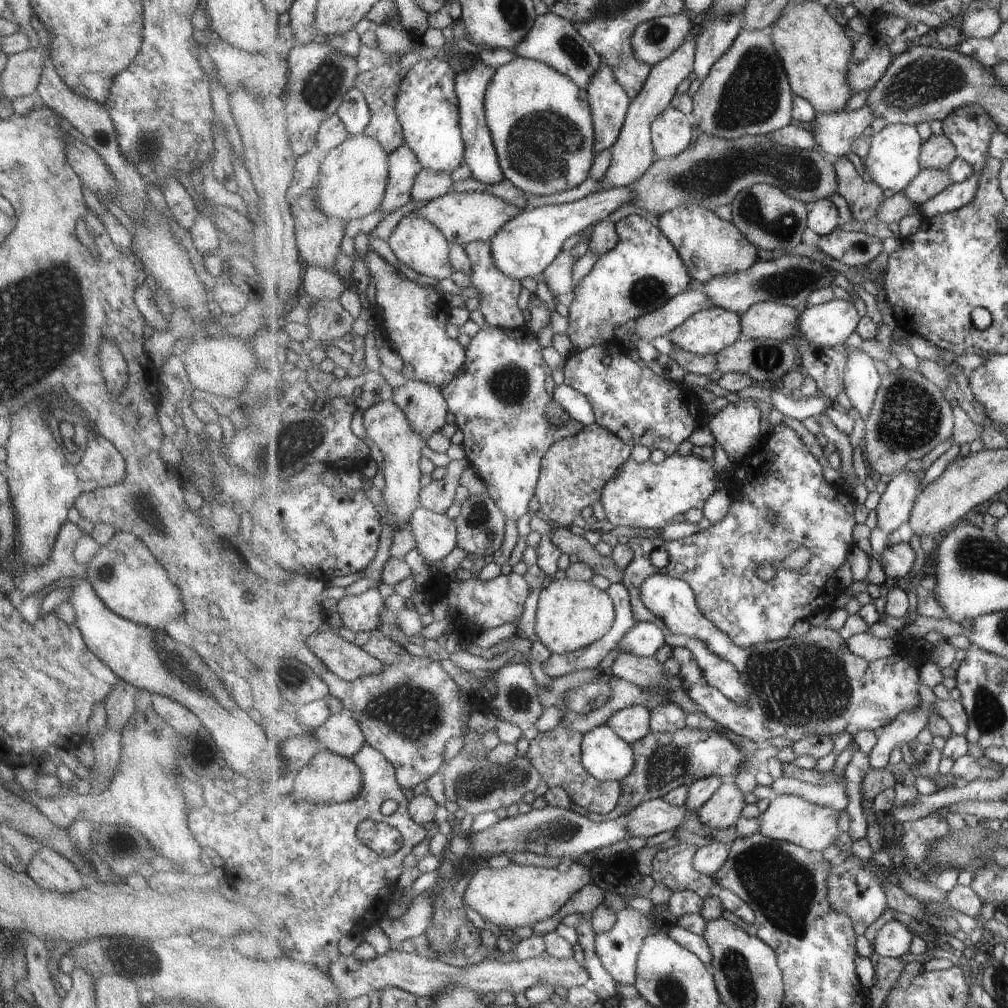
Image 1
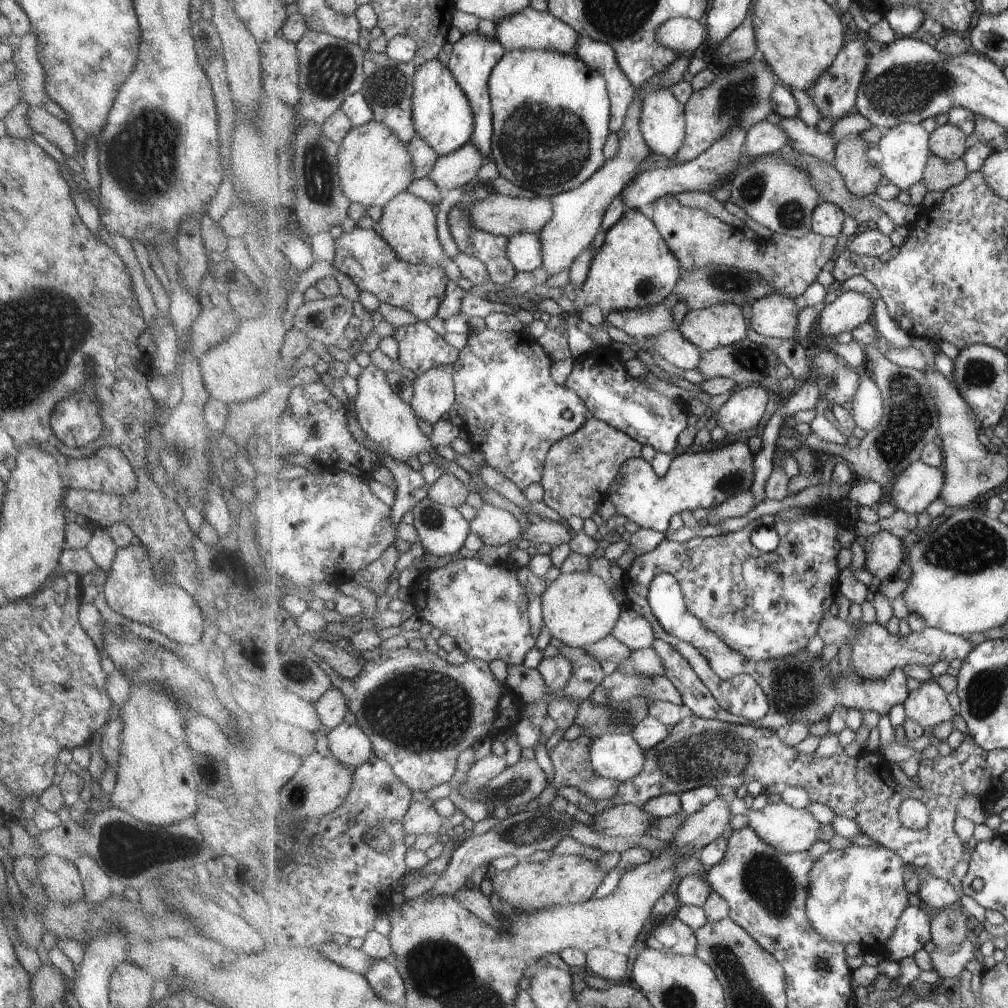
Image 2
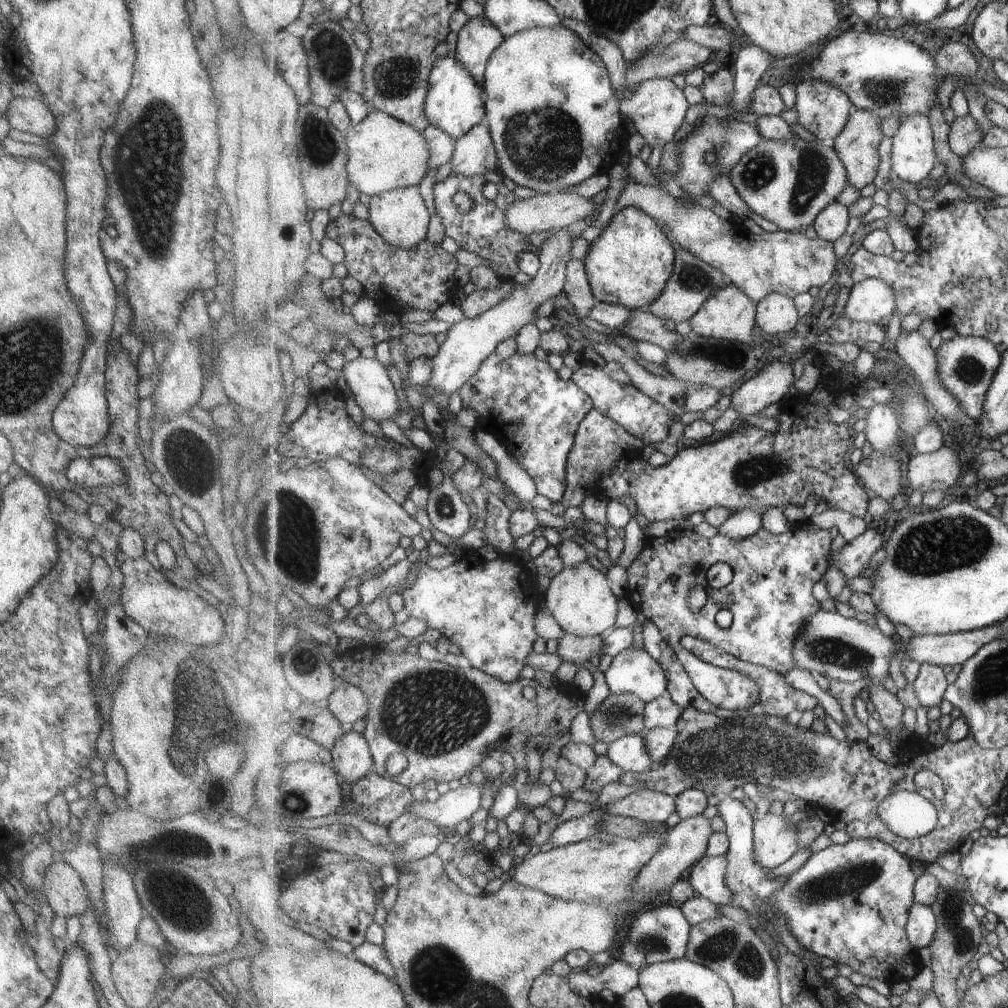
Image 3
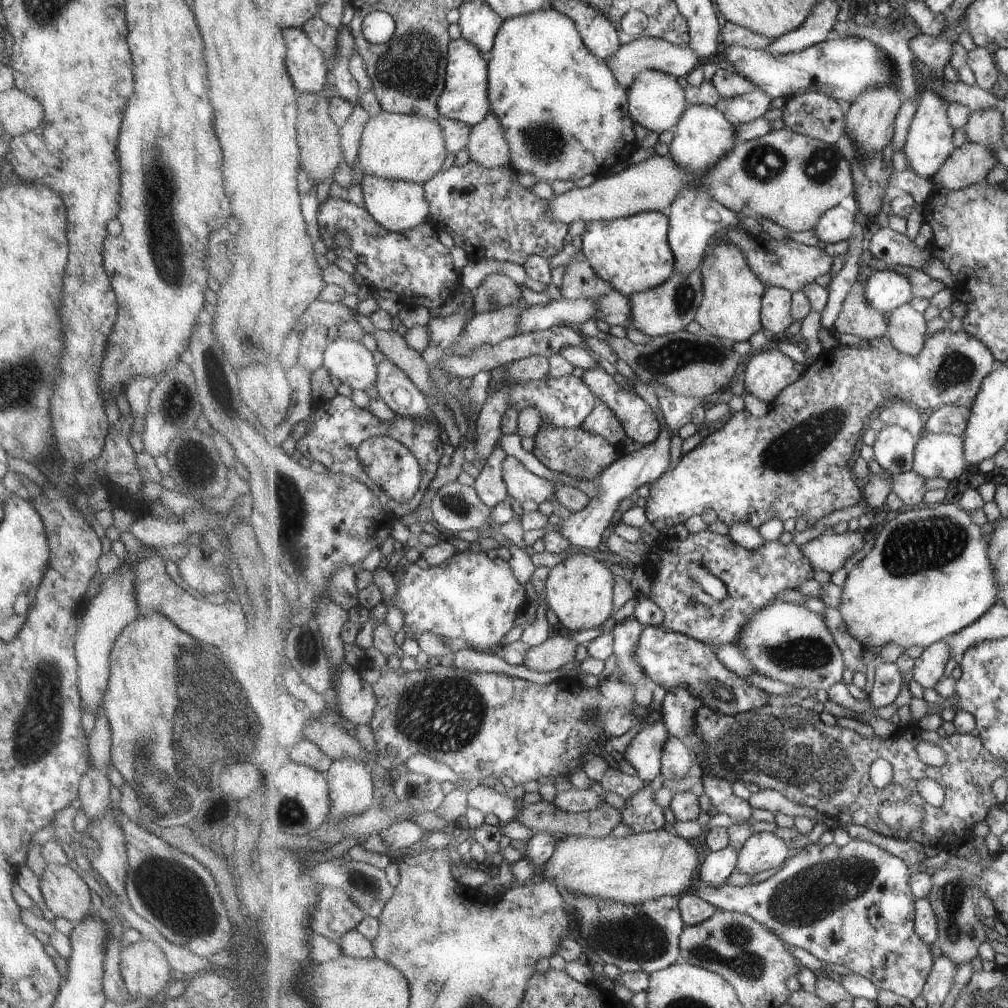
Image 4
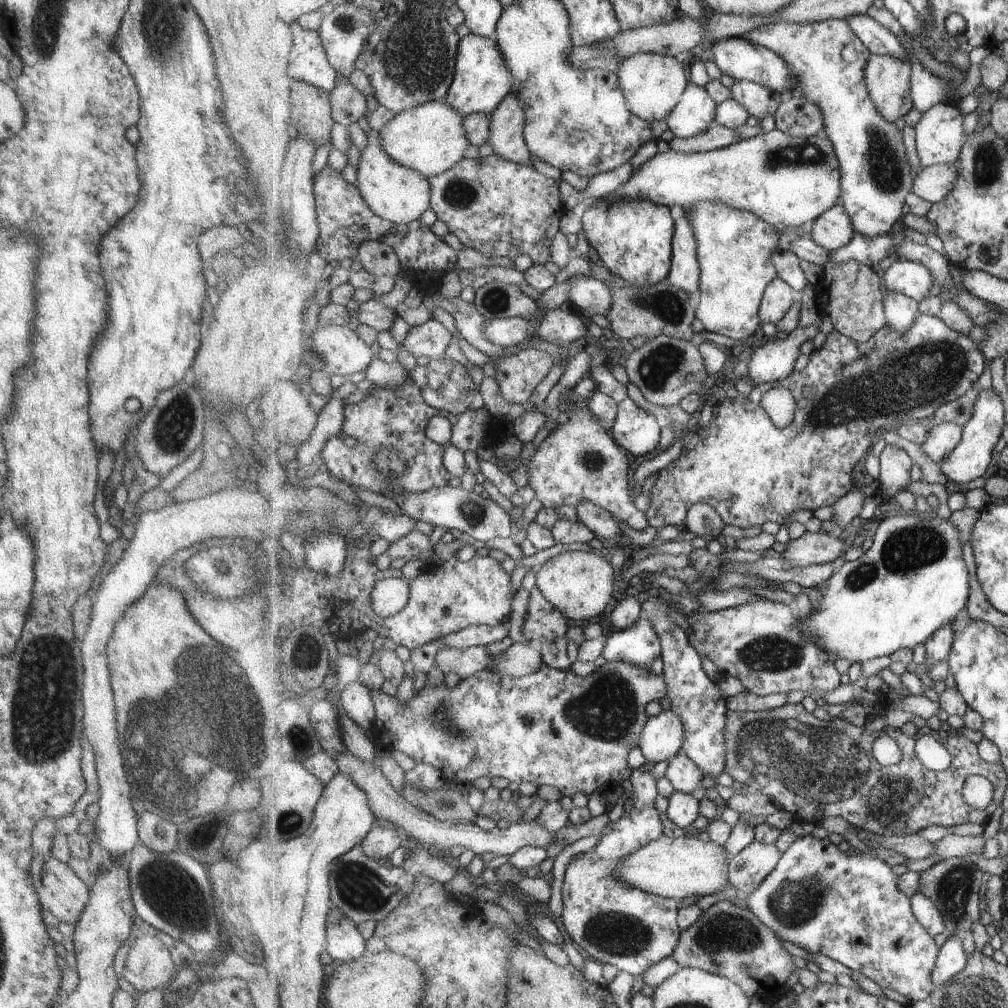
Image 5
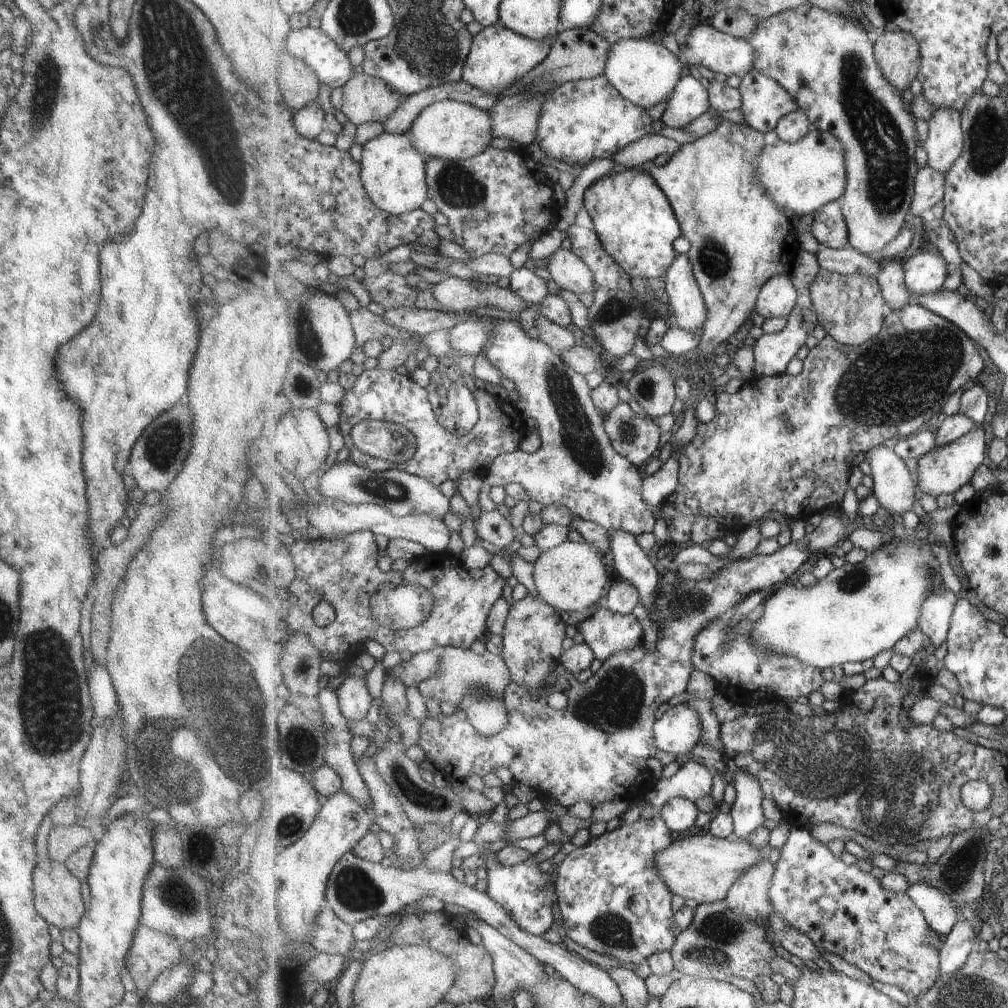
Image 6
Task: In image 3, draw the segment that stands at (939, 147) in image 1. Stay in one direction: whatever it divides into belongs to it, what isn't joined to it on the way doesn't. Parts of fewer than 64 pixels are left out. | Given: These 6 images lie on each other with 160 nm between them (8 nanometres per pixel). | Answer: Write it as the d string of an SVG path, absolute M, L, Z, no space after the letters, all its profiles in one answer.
M974 116L957 117L951 126L950 145L961 158L983 145L986 132Z

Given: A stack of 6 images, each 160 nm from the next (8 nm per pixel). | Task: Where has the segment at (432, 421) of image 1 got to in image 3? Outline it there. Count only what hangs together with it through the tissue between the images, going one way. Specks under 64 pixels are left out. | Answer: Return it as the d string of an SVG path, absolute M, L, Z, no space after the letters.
M569 230L552 231L551 236L539 252L540 269L530 283L519 285L516 289L498 302L496 307L487 309L474 319L463 319L455 323L447 332L448 337L440 346L438 356L434 356L434 373L429 383L433 383L438 391L451 396L461 390L466 382L479 370L479 367L495 352L495 348L509 340L517 338L525 324L539 320L539 309L549 300L561 296L567 280L567 267L573 256L573 236Z

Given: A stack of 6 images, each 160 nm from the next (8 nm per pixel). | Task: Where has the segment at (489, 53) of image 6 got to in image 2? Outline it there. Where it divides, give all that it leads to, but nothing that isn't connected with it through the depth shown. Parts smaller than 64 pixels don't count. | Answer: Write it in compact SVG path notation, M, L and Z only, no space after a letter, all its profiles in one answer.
M444 57L430 60L419 67L414 78L412 96L413 118L416 124L416 136L428 140L439 156L457 152L473 139L476 116L473 105L459 84Z

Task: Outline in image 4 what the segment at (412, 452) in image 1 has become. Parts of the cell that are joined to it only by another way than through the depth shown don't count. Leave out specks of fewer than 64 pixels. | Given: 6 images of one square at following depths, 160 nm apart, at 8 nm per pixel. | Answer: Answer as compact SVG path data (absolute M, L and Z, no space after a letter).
M336 335L333 341L326 344L322 353L322 363L329 369L329 374L338 378L342 383L352 388L363 389L376 386L378 377L378 363L369 348L365 348L361 342L348 339L343 335Z

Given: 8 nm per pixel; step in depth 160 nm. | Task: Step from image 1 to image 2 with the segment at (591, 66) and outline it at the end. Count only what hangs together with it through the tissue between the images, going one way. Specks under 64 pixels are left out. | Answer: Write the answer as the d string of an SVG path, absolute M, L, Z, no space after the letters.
M529 5L527 8L524 8L524 11L519 11L516 15L509 15L504 21L498 22L496 24L496 38L504 44L504 47L508 51L512 51L513 49L549 49L578 56L576 48L579 47L580 33L572 25L557 18L552 12L548 10L537 11Z

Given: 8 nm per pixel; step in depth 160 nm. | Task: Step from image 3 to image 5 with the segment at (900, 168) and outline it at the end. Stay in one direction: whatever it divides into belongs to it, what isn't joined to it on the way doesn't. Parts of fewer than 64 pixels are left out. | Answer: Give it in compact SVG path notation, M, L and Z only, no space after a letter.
M939 103L933 106L929 112L922 115L921 120L915 125L918 153L921 166L931 167L947 163L952 165L960 159L964 150L967 134L965 134L964 115L959 112L957 105L951 103Z

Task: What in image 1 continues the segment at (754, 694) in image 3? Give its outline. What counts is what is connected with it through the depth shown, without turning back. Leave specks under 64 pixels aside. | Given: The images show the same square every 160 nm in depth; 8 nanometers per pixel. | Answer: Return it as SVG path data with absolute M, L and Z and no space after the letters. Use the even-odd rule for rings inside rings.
M783 423L777 424L777 426L775 426L767 436L765 436L765 439L759 447L756 448L750 455L745 456L745 459L735 462L733 470L734 476L732 487L734 489L734 496L729 514L727 514L721 522L713 523L709 529L703 530L702 532L697 532L697 534L693 534L693 536L687 536L686 538L681 538L679 540L663 540L663 538L630 538L627 546L633 548L635 558L633 562L631 562L631 564L624 569L623 584L625 588L629 590L629 603L631 604L631 608L633 608L633 616L637 618L637 621L651 622L651 624L659 626L659 628L663 630L665 644L668 644L674 648L682 647L687 648L687 650L691 650L691 654L697 658L697 664L699 664L702 675L707 682L709 682L713 688L717 688L717 690L723 692L727 698L731 698L733 702L737 702L739 706L747 706L747 702L749 702L750 698L750 690L747 690L747 686L745 686L745 682L743 682L743 678L741 678L741 674L739 674L739 670L737 670L734 664L731 664L731 662L728 662L725 658L721 658L721 656L711 652L703 640L693 638L693 636L687 636L687 634L675 634L675 632L671 632L660 617L653 615L653 612L647 609L647 606L644 604L644 598L640 595L641 588L644 587L644 584L649 577L660 573L669 574L669 576L673 576L673 578L685 580L685 582L693 588L693 592L696 593L697 605L701 610L701 613L705 617L708 617L709 620L717 626L717 629L720 629L722 632L725 632L727 636L731 637L734 644L737 644L737 646L741 646L742 648L753 647L755 644L769 642L769 640L775 641L785 639L787 636L794 635L793 626L795 626L797 622L804 620L807 621L808 618L811 618L811 616L822 609L831 611L834 601L840 596L841 586L839 580L837 579L837 570L845 564L845 561L847 561L847 556L851 553L853 548L853 530L855 530L855 526L857 526L854 516L856 502L852 498L850 492L841 489L837 485L829 484L829 482L823 478L823 466L821 466L821 462L819 462L819 460L811 454L811 450L807 448L807 444L805 444L805 442L803 442L803 438L799 436L799 432L797 432L797 430L793 430L791 426L785 426ZM801 546L805 546L805 548L809 548L809 550L813 552L813 560L809 562L809 566L807 566L803 572L795 572L795 570L778 568L775 572L775 576L773 576L773 578L768 582L763 582L763 580L757 576L757 565L759 563L762 563L763 561L769 561L770 563L779 561L782 562L785 558L787 558L787 556L789 556L789 554L791 554L791 552L795 552L795 550L797 550L797 548L801 548ZM659 548L663 548L667 554L669 554L669 564L667 564L664 569L659 569L653 566L653 564L651 564L651 558L649 558L650 554Z

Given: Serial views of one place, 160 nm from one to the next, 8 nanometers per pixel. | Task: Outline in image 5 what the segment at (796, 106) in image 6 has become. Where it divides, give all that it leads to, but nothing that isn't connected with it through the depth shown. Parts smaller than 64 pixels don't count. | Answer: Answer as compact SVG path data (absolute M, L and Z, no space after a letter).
M735 80L731 87L734 98L740 102L751 116L759 121L765 116L773 116L786 96L774 91L773 88L755 81Z

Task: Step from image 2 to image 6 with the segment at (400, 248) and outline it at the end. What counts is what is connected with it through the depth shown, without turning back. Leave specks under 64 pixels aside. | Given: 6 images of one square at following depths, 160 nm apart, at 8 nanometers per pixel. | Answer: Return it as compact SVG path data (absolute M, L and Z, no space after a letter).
M384 131L363 145L361 176L371 200L394 215L412 211L428 198L426 158L417 150L410 132L400 135Z

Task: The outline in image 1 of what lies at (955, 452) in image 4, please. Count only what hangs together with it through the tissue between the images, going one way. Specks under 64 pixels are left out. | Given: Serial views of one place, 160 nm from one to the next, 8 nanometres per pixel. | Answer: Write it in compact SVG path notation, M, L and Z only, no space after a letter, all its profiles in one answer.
M902 471L895 474L887 486L881 487L882 498L876 508L877 527L870 531L869 544L877 557L889 548L889 538L911 518L911 512L921 493L919 474Z

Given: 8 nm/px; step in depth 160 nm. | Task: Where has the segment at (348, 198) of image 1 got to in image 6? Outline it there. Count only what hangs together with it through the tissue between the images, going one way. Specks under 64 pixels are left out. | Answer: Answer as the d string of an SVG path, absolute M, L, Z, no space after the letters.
M451 99L437 101L420 112L410 130L417 150L428 161L437 157L447 161L464 161L480 155L491 147L494 135L493 119L488 110Z

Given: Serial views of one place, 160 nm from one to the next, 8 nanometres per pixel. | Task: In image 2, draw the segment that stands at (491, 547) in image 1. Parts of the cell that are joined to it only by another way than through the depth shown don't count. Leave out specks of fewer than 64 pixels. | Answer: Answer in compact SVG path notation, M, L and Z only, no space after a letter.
M483 504L470 523L472 531L485 539L486 546L515 542L524 533L523 524L515 514L489 504Z

